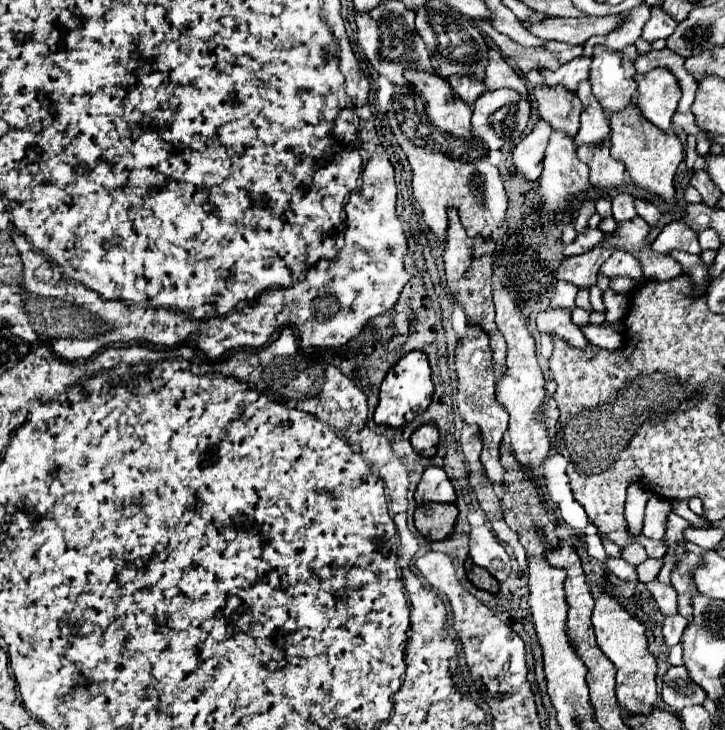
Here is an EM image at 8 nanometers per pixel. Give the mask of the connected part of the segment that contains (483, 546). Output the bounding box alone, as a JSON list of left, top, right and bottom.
[470,526,512,582]

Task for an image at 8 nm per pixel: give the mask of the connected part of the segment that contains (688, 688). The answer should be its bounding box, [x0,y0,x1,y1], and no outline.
[662,666,706,712]

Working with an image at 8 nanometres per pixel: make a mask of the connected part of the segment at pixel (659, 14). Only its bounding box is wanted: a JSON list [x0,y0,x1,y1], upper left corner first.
[642,4,676,42]

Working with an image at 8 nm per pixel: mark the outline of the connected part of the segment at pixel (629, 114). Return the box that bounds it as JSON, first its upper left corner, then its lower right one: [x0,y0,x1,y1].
[610,102,684,204]

